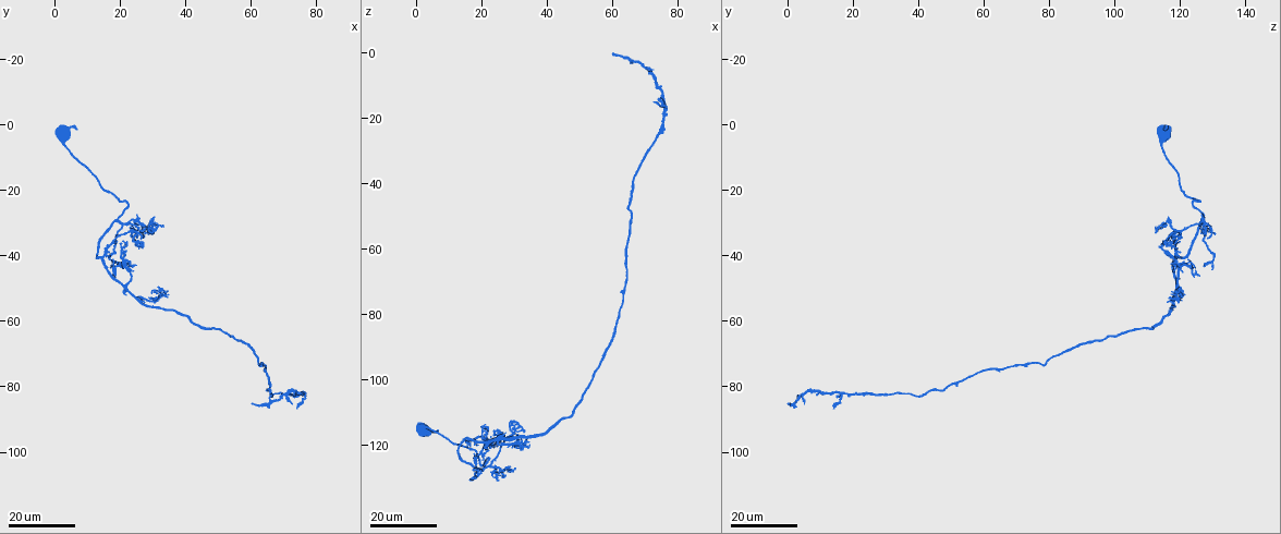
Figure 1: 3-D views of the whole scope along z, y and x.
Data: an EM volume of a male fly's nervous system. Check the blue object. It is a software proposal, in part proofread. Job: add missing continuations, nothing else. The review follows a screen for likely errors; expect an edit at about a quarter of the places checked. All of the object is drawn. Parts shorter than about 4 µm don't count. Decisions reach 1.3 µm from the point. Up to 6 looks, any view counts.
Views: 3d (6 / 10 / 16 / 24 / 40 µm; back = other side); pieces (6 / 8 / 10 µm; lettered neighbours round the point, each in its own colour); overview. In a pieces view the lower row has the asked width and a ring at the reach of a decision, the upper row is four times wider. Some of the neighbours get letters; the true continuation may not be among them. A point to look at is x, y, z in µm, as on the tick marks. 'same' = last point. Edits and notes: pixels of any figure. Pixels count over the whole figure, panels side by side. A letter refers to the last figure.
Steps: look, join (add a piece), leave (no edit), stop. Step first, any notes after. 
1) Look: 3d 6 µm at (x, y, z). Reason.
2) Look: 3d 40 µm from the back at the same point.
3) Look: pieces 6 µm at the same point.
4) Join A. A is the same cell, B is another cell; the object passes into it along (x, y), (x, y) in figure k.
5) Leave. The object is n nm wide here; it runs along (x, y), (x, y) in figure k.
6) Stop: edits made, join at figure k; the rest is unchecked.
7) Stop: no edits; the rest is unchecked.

Look: 3d 24 µm at (31.0, 53.5, 117.5). Free end.

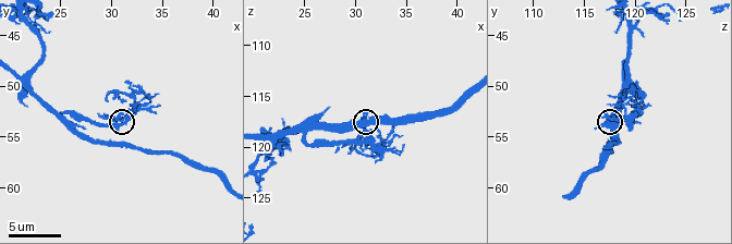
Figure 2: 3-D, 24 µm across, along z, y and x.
Look: pieces 8 µm at (31.0, 52.6, 116.8). What lies round it.

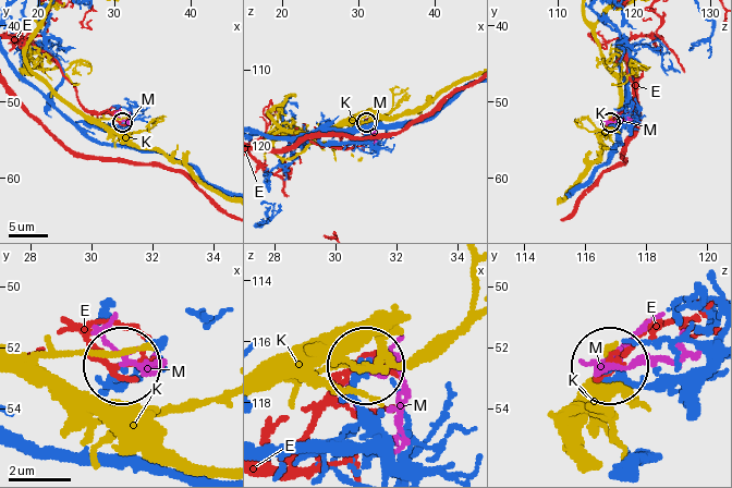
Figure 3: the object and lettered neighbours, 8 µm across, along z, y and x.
Leave. E, K and M are other cells; no lettered piece goes on from it.

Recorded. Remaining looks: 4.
Look: 3d 16 µm at (25.5, 34.5, 129.0). Tapers out.

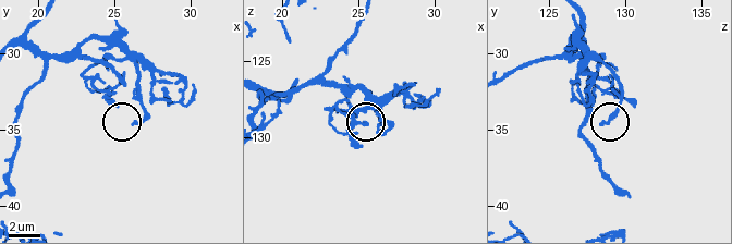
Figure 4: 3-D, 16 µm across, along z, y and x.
Look: pieces 6 µm at (26.4, 34.4, 128.4).

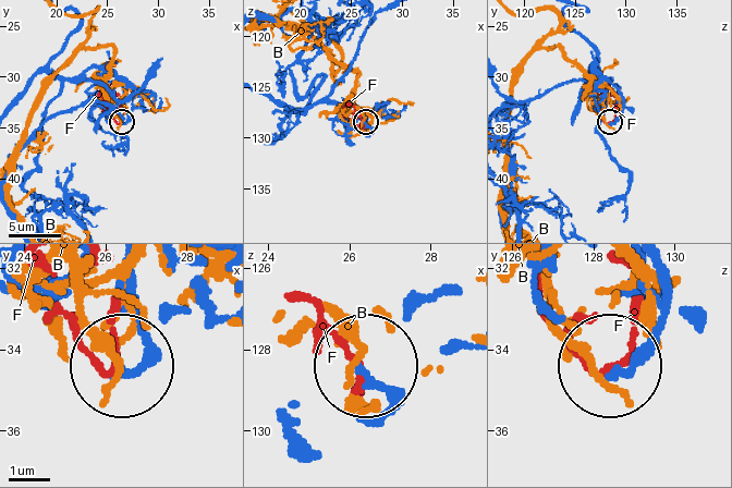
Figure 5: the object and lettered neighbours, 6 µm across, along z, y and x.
Leave. The object is 170 nm wide here; B and F are other cells; it runs along (375, 422), (385, 401), (367, 374) in figure 5; no lettered piece goes on from it.

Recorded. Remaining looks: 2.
Look: 3d 24 µm at (60.0, 85.5, 0.5). Long arm stops here.

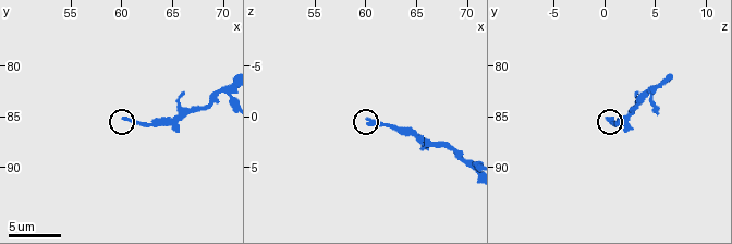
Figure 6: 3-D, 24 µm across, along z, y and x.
Look: pieces 6 µm at (60.2, 85.2, 0.2).

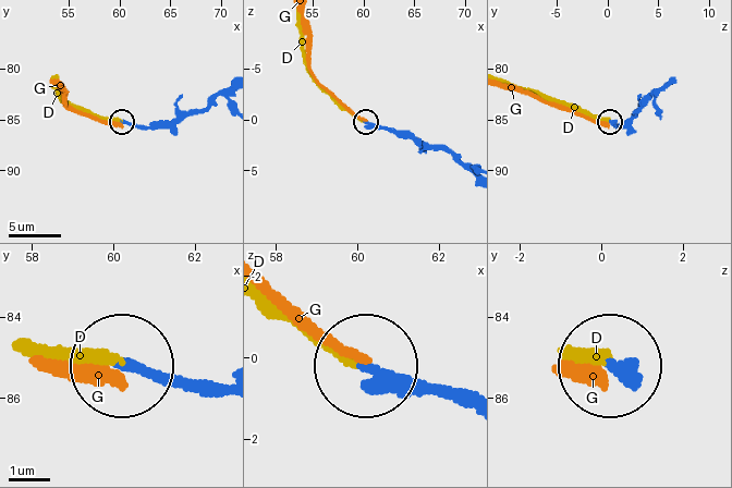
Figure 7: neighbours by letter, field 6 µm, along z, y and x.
Join D. D is the same cell, G is another cell; the object passes into it along (633, 383), (581, 363) in figure 7; it goes on there.

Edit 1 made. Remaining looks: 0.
Stop: edits made, join at figure 7; the rest is unchecked.

